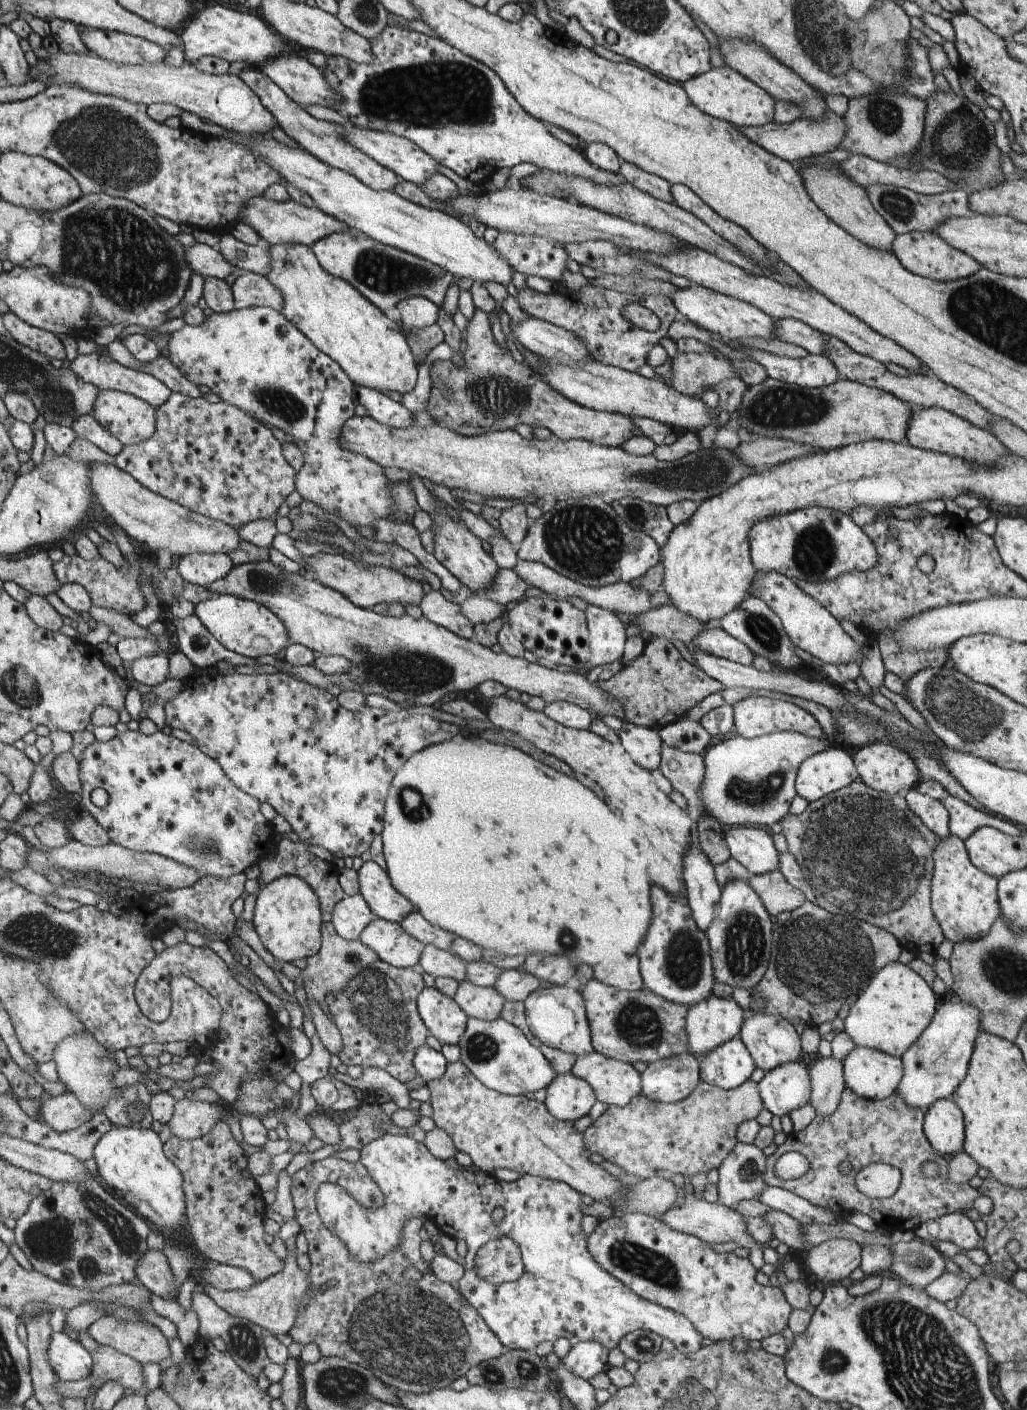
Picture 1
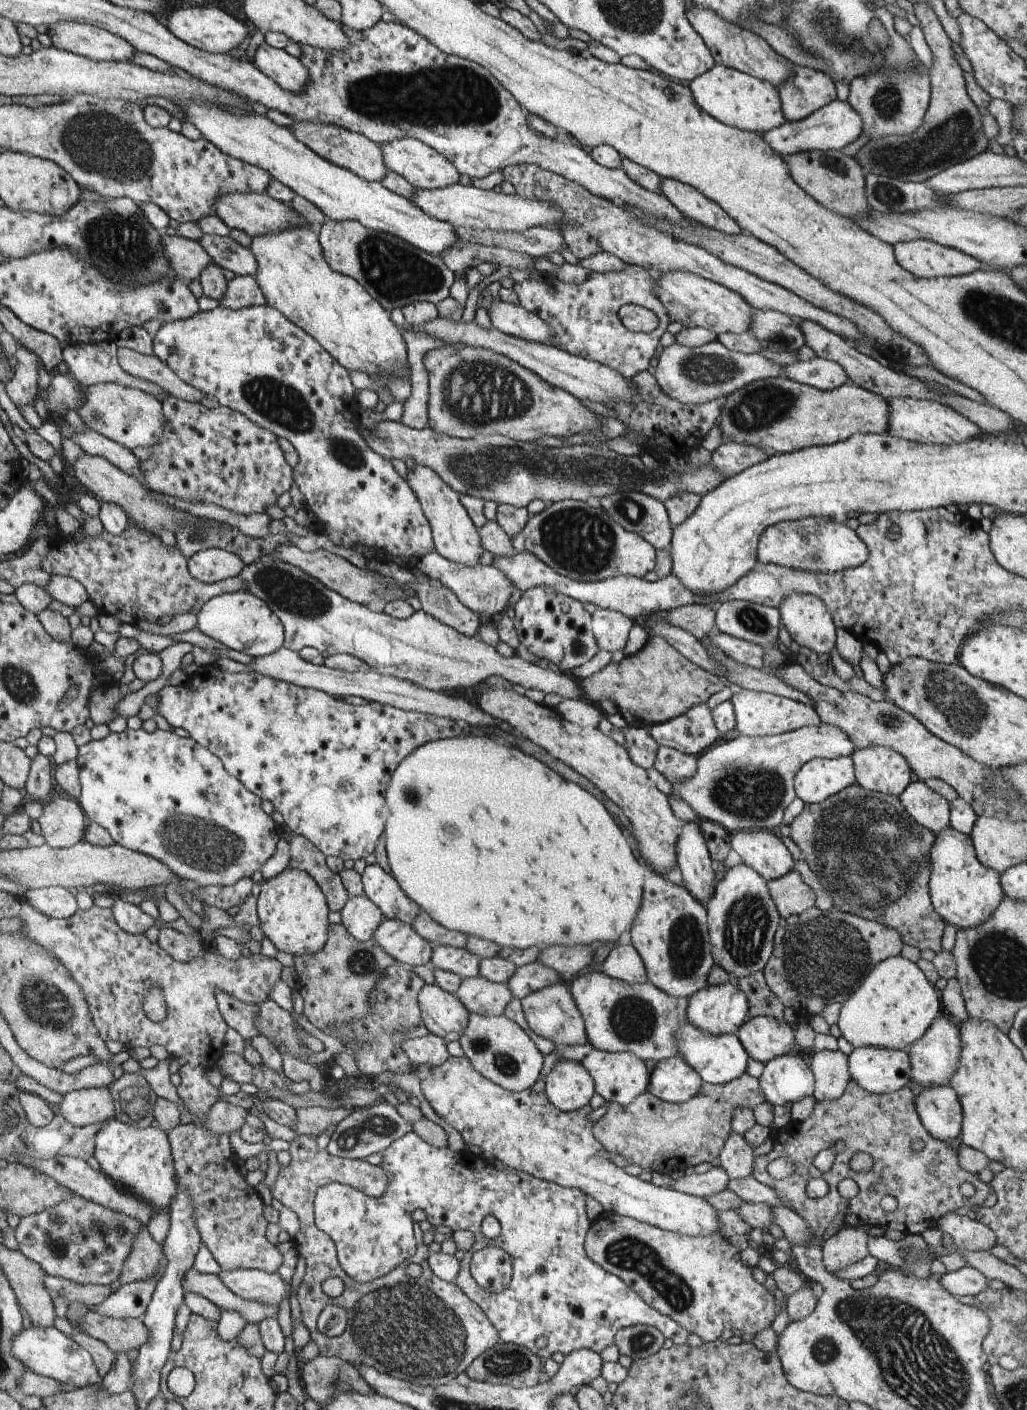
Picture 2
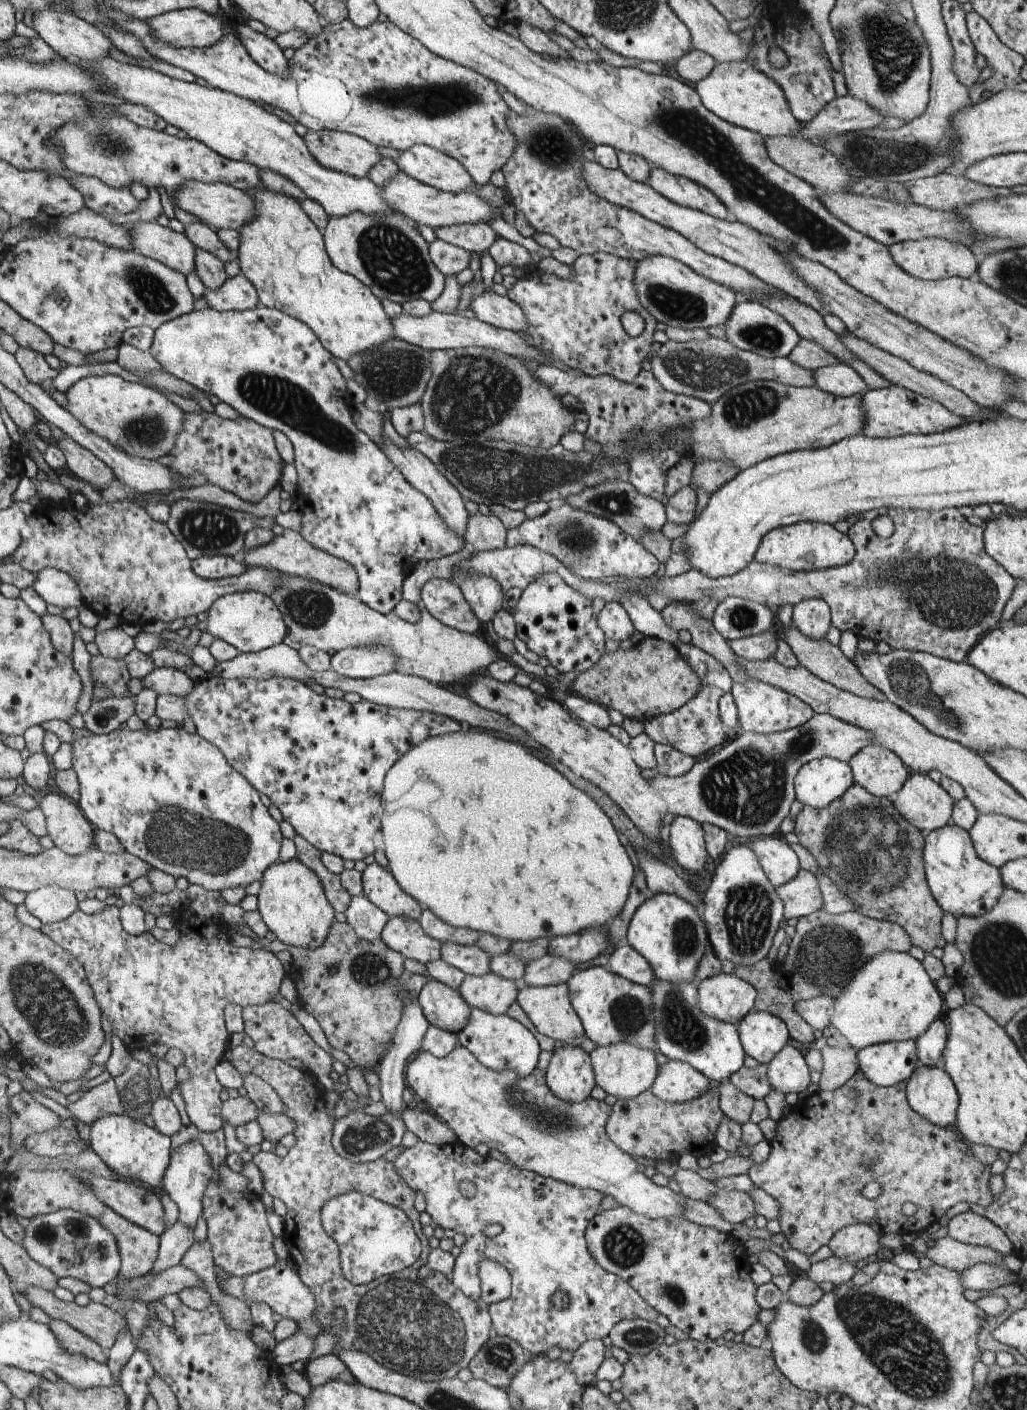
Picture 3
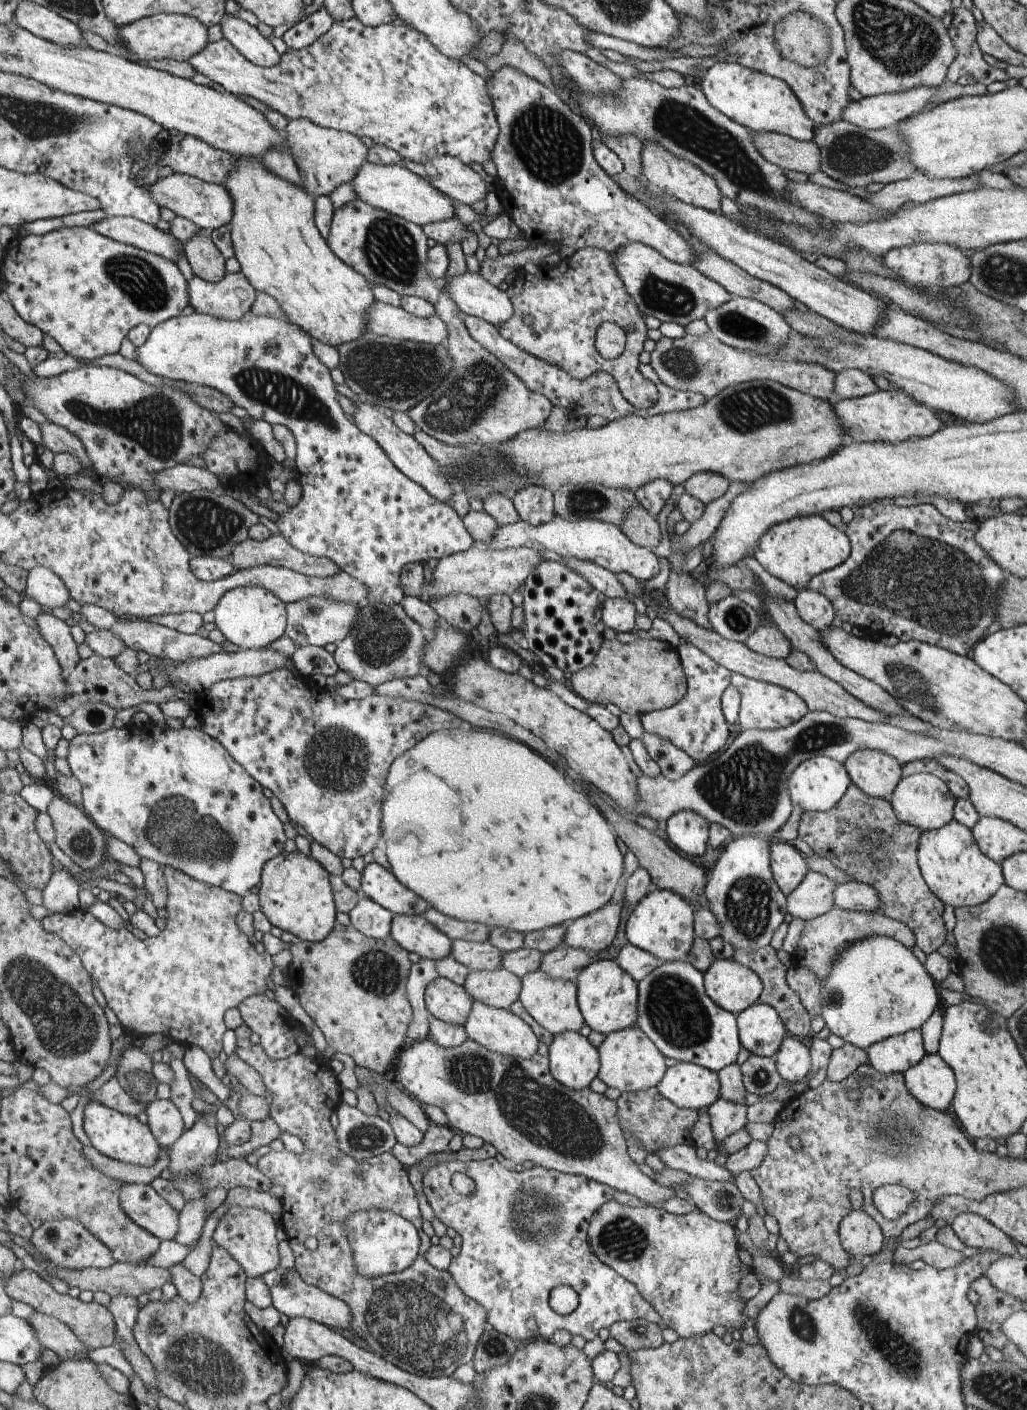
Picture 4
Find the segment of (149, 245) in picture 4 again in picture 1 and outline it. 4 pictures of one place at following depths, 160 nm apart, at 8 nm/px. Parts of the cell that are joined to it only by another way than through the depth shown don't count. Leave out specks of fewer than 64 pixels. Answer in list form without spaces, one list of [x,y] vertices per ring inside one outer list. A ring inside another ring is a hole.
[[[197,241],[194,246],[186,248],[186,264],[188,268],[192,268],[194,275],[204,278],[214,277],[225,280],[230,274],[240,274],[239,269],[232,266],[218,250]]]

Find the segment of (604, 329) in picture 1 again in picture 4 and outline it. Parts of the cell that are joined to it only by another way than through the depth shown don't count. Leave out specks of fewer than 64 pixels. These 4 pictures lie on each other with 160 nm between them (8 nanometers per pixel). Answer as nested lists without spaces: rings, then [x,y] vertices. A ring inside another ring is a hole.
[[[586,247],[562,260],[557,271],[541,267],[536,274],[530,274],[521,270],[506,294],[513,302],[513,315],[498,326],[502,338],[536,358],[558,365],[577,379],[606,371],[615,378],[628,404],[637,409],[654,406],[658,400],[656,385],[639,371],[638,361],[648,328],[618,276],[612,254]],[[526,314],[534,319],[530,325],[522,321]],[[604,321],[618,324],[627,333],[625,351],[618,358],[605,359],[595,347],[598,327]]]

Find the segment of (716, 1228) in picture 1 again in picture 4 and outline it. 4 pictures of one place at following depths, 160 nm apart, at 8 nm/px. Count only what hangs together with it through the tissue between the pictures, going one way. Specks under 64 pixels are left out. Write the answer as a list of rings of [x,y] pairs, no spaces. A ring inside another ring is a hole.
[[[429,1036],[424,1040],[408,1043],[398,1054],[393,1072],[394,1081],[423,1105],[441,1108],[448,1119],[448,1127],[471,1134],[492,1144],[502,1158],[523,1164],[526,1160],[550,1170],[568,1174],[580,1174],[598,1181],[614,1190],[626,1192],[644,1200],[650,1206],[658,1206],[676,1195],[675,1188],[664,1188],[644,1175],[628,1155],[628,1139],[621,1131],[617,1101],[596,1093],[590,1087],[572,1090],[560,1084],[549,1069],[549,1057],[534,1054],[532,1058],[500,1056],[478,1042],[467,1038],[461,1045],[441,1047]]]

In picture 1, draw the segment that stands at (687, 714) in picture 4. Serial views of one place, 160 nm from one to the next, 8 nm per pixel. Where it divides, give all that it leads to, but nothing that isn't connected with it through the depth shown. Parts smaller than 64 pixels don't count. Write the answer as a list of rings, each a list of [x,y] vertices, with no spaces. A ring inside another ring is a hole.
[[[679,718],[659,728],[658,735],[663,745],[686,753],[702,754],[710,746],[712,737],[699,722],[690,718]]]

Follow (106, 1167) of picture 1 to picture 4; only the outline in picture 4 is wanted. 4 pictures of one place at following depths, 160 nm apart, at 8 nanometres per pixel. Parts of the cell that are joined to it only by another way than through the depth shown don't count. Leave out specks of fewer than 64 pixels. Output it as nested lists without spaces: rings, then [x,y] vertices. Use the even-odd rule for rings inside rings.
[[[92,1098],[84,1108],[83,1128],[92,1147],[123,1163],[149,1167],[158,1160],[162,1150],[160,1143],[154,1140],[153,1131],[147,1124],[142,1124],[135,1116],[122,1114]]]

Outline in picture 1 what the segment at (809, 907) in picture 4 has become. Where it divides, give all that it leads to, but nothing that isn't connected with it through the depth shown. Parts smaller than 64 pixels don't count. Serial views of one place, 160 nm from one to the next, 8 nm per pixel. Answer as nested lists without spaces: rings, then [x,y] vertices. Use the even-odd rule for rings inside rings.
[[[778,869],[752,875],[748,880],[748,886],[758,894],[766,911],[774,919],[780,913],[794,911],[794,908],[802,906],[806,900],[804,894],[791,886]]]

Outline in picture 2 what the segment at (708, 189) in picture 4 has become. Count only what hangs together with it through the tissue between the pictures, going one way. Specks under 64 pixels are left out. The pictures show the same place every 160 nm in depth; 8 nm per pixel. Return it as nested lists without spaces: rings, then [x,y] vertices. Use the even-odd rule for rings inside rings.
[[[663,178],[661,193],[692,221],[729,235],[737,235],[743,231],[717,202],[711,201],[689,184]]]

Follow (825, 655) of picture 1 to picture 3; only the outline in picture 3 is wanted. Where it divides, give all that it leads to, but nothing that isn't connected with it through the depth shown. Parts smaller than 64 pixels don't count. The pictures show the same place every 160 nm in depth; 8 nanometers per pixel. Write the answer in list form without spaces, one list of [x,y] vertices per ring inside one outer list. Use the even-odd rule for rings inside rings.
[[[804,599],[794,605],[793,623],[807,636],[823,639],[831,624],[831,608],[826,601]]]

